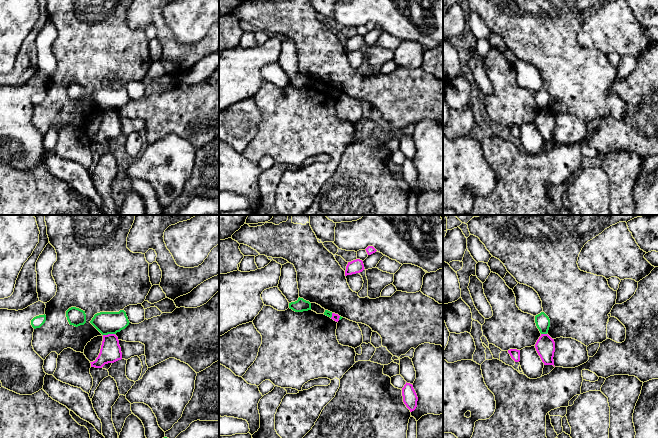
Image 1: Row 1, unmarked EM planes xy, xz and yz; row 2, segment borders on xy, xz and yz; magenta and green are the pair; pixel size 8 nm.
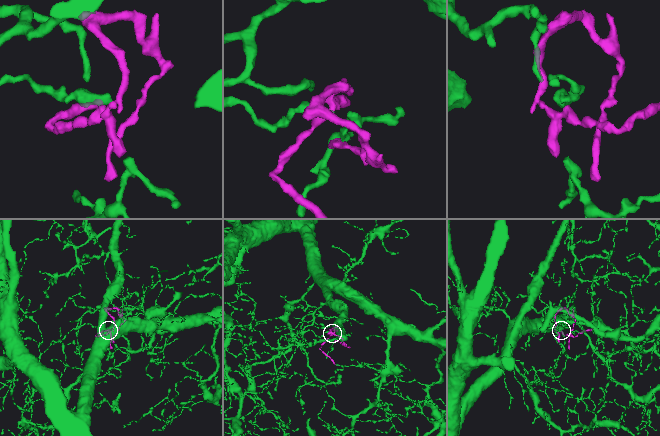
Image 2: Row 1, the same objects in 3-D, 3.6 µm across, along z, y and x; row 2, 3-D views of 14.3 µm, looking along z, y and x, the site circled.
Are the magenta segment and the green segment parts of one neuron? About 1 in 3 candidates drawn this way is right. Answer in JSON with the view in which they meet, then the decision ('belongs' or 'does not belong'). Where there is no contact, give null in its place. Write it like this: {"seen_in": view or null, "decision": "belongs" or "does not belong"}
{"seen_in": "xy", "decision": "does not belong"}

